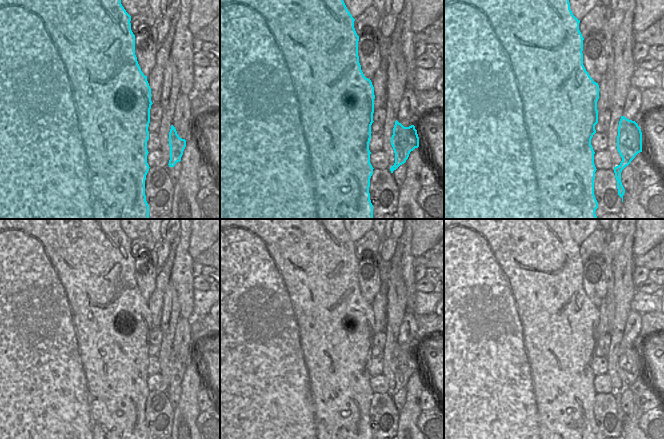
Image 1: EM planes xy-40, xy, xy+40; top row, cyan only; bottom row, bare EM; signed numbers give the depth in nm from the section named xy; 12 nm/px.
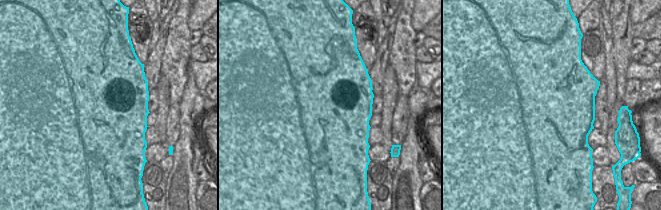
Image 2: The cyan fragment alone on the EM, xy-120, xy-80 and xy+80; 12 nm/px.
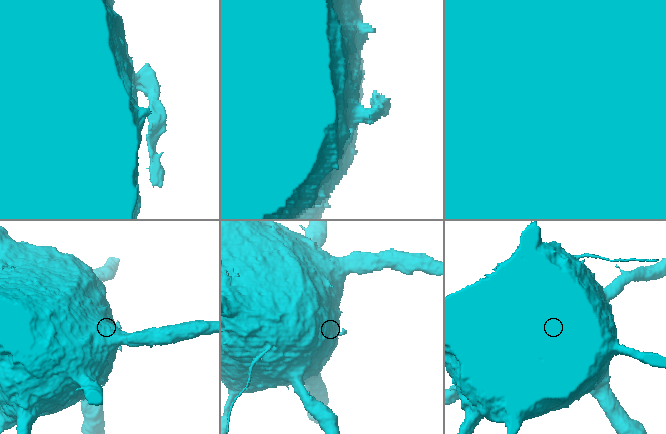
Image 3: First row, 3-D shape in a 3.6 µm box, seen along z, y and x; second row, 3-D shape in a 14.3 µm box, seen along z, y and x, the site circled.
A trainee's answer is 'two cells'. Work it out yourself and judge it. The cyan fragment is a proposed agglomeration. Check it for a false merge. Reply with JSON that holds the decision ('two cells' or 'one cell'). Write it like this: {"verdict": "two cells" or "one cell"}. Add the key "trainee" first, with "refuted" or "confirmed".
{"trainee": "confirmed", "verdict": "two cells"}

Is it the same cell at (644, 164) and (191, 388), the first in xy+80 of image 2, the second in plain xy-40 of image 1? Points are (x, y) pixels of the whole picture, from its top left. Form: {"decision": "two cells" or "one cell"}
{"decision": "two cells"}

